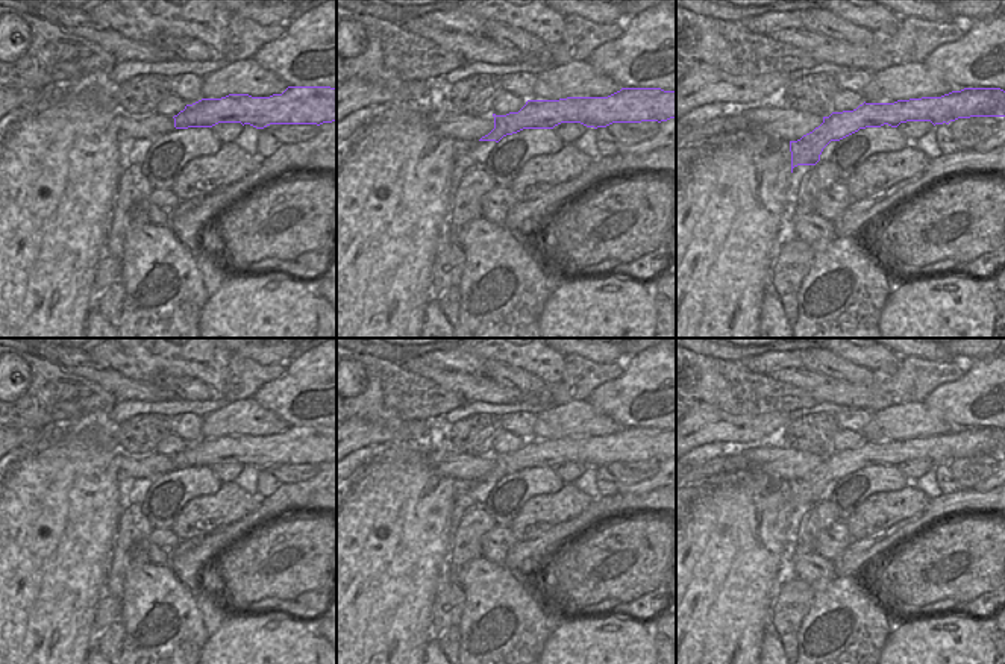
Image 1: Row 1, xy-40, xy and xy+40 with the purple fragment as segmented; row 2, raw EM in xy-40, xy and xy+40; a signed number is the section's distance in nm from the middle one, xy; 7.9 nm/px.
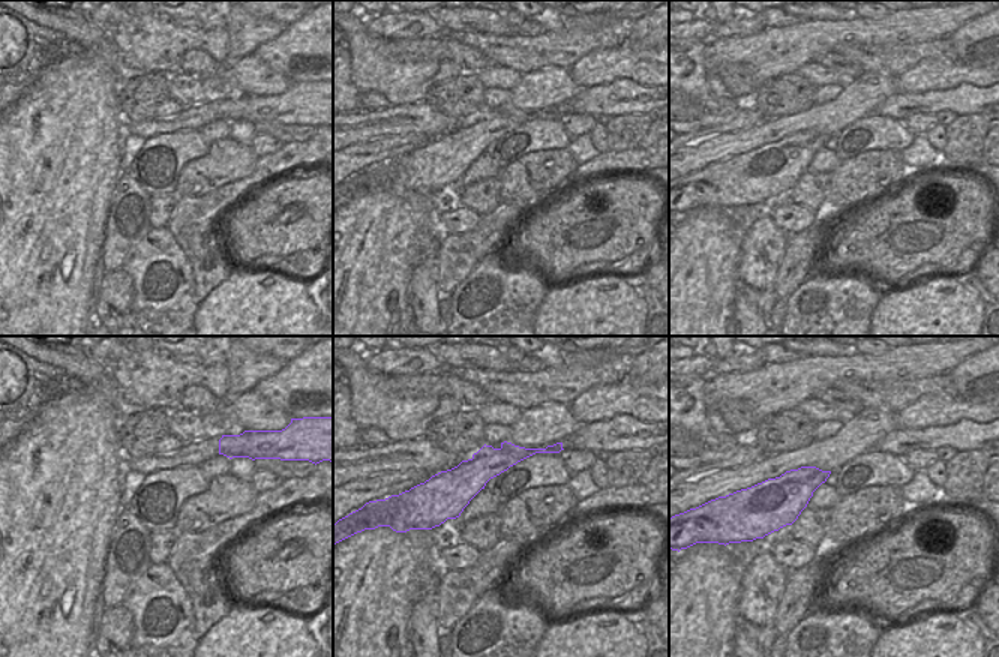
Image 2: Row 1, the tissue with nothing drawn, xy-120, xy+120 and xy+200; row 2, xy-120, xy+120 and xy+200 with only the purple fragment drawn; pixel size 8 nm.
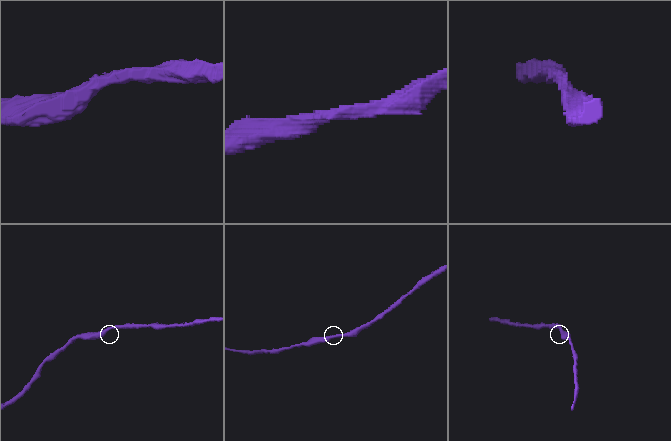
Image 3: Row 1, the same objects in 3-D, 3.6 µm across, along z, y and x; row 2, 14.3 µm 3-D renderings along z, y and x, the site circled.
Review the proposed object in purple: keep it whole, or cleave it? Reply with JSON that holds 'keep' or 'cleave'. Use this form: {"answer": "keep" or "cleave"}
{"answer": "keep"}

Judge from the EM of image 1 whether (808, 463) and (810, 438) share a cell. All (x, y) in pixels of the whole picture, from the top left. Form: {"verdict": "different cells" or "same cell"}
{"verdict": "different cells"}

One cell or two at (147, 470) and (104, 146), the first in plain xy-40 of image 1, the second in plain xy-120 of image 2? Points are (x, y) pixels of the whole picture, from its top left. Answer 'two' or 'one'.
two

